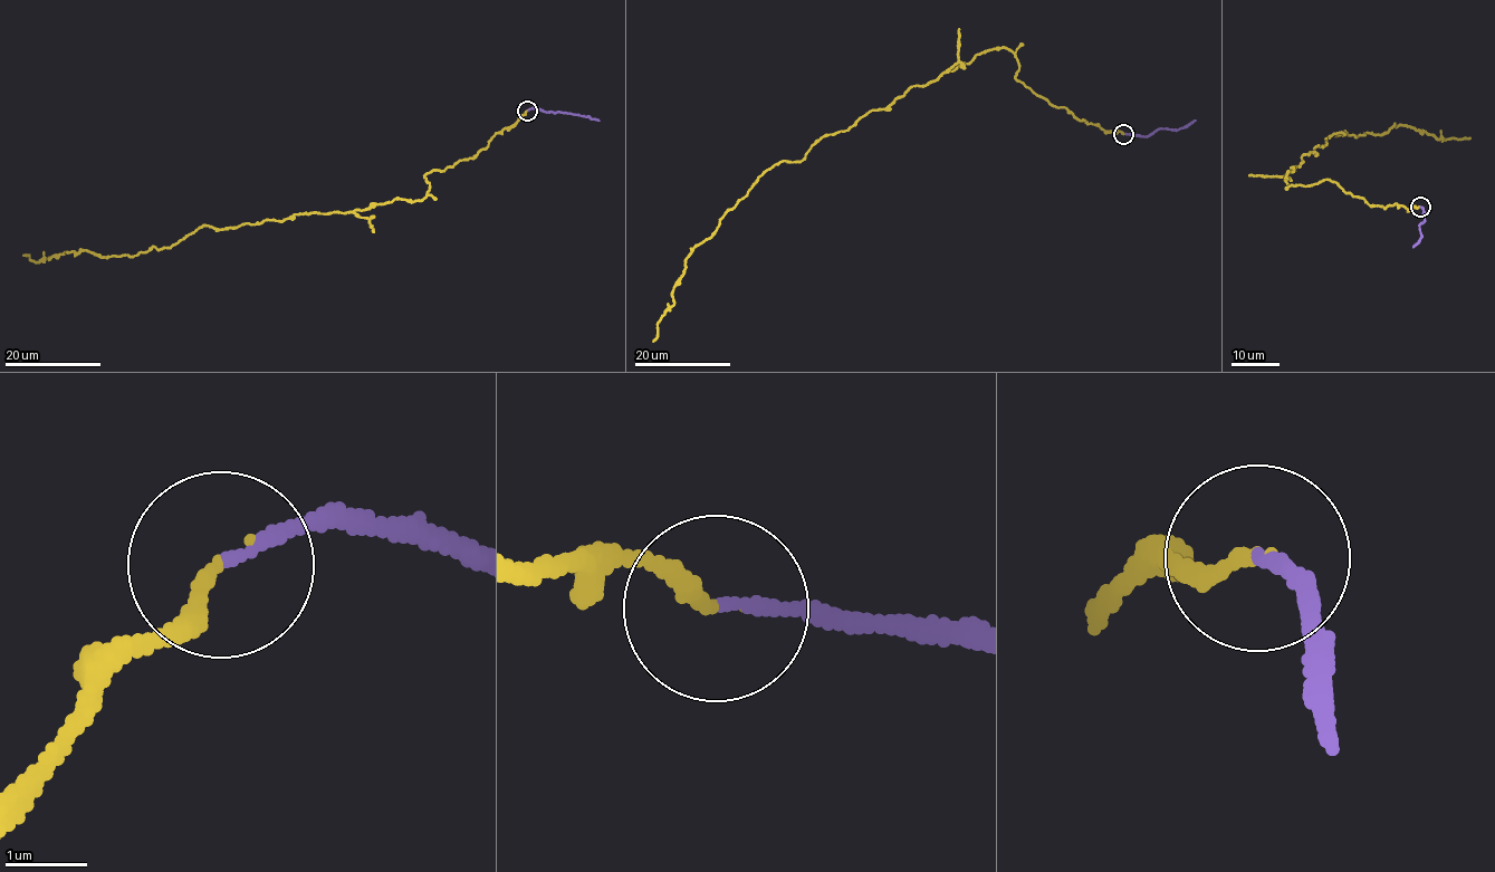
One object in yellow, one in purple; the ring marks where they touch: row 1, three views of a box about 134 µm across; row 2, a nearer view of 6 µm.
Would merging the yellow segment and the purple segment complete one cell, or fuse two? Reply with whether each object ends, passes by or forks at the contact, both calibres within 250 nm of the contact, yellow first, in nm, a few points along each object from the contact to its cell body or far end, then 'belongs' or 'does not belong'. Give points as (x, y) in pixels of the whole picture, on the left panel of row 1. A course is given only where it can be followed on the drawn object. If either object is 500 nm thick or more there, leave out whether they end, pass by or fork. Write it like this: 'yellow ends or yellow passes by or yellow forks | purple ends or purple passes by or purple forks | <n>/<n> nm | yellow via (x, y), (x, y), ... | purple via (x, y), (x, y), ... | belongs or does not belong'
yellow ends | purple ends | 180/140 nm | yellow via (527, 111), (485, 149), (425, 174), (419, 201), (208, 224), (134, 256), (24, 255) | purple via (527, 111), (537, 108), (600, 121) | does not belong

